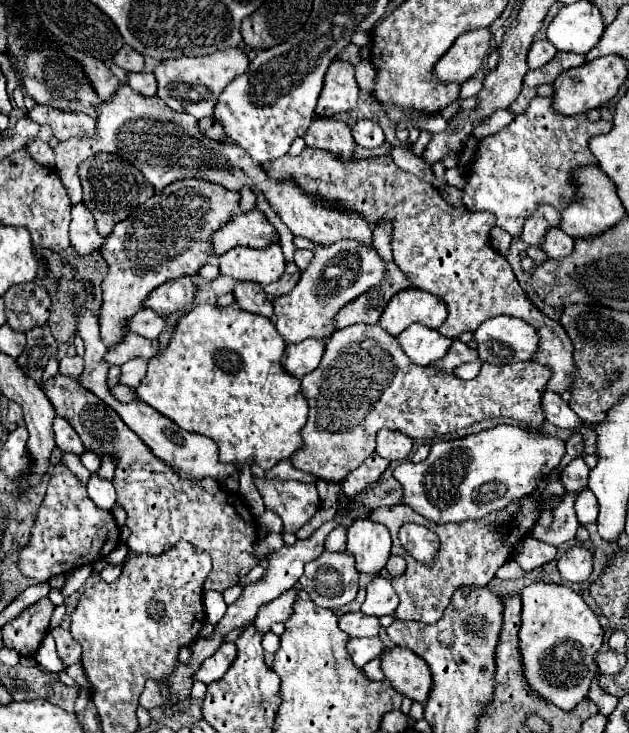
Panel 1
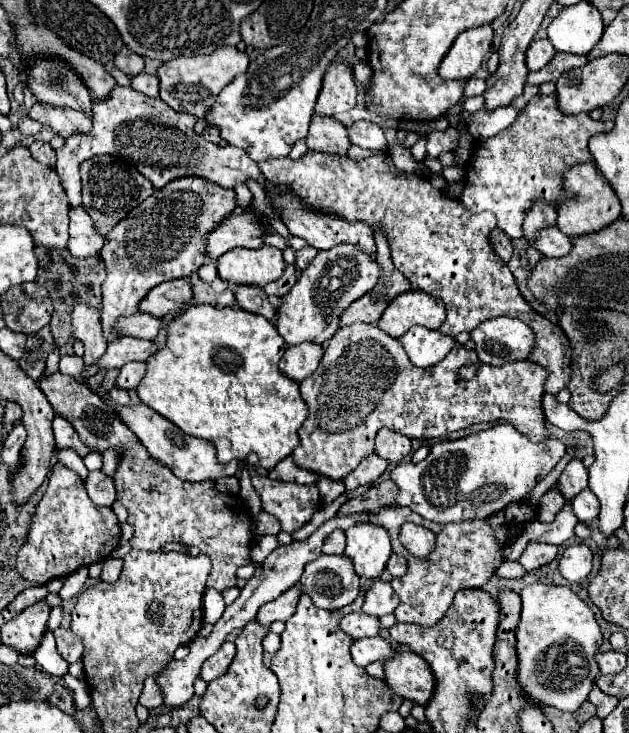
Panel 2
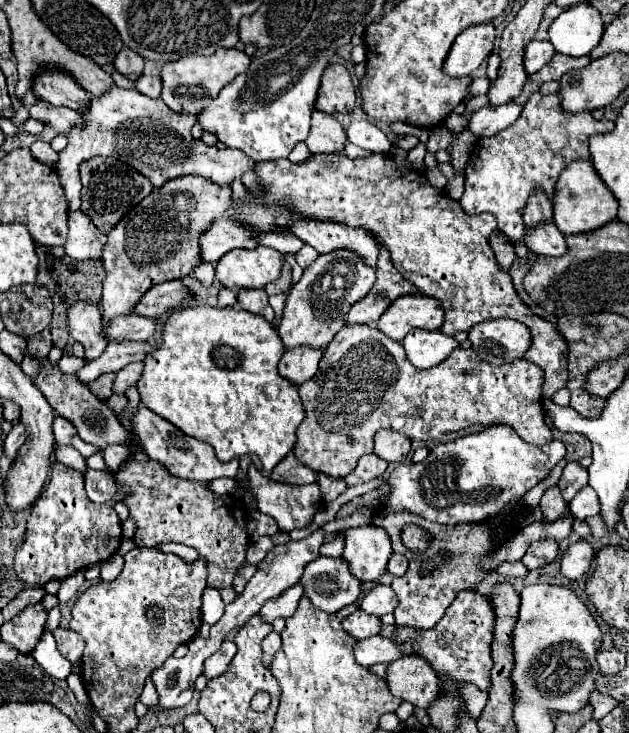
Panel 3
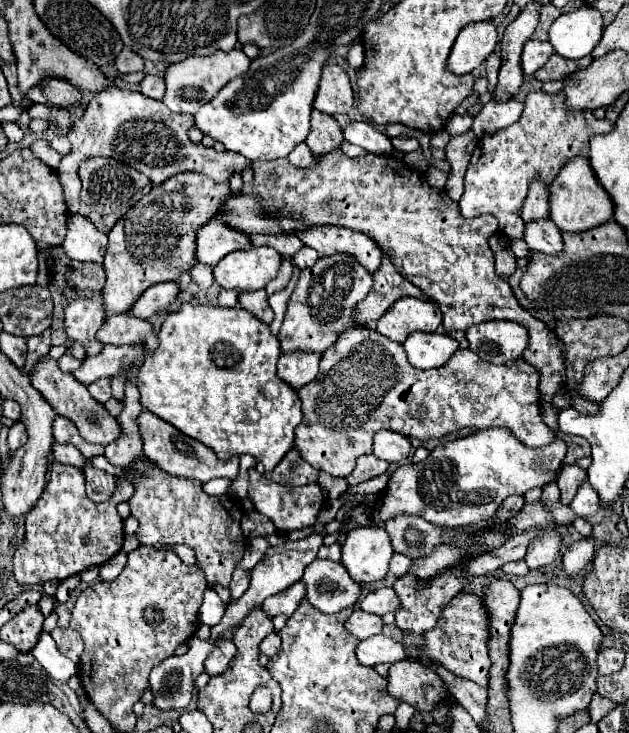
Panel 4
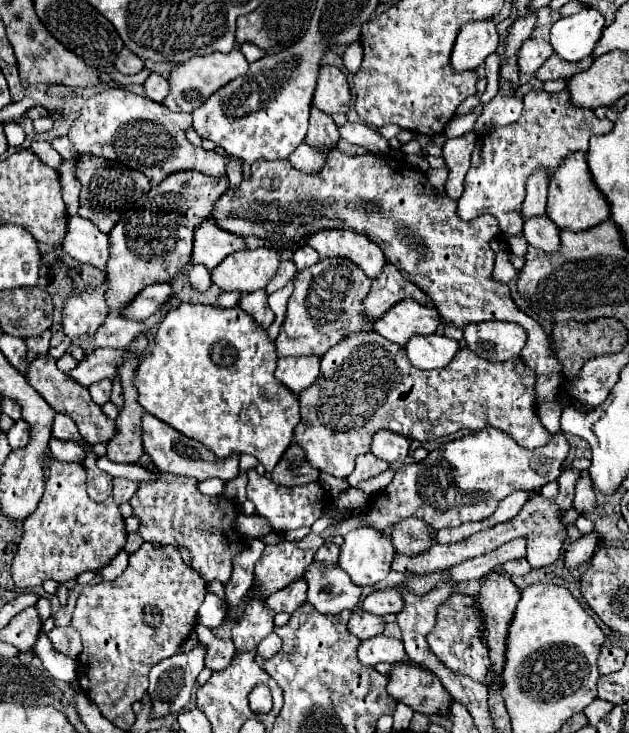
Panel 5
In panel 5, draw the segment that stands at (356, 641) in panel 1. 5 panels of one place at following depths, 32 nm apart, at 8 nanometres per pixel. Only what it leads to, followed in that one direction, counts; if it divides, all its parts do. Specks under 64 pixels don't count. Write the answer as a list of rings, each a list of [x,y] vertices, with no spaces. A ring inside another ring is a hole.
[[[384,634],[374,636],[370,640],[364,640],[358,648],[358,658],[362,664],[374,666],[378,662],[402,662],[406,660],[406,652],[404,652],[404,644],[398,638],[388,638]]]

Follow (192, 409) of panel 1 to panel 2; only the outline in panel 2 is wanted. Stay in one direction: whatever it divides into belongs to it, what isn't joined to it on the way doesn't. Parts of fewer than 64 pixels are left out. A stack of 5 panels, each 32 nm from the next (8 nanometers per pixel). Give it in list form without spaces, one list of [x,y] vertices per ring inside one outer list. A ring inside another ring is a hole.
[[[202,304],[202,306],[192,306],[188,310],[184,310],[180,316],[176,316],[168,326],[166,326],[166,346],[162,350],[158,350],[156,354],[150,356],[150,360],[146,362],[146,374],[144,378],[140,380],[138,384],[138,396],[140,400],[154,408],[154,412],[158,412],[160,416],[168,418],[170,422],[178,424],[182,432],[190,434],[190,436],[196,436],[196,438],[204,438],[204,440],[210,440],[214,446],[216,446],[216,452],[218,452],[218,460],[220,462],[230,462],[230,460],[244,460],[250,452],[254,452],[258,458],[260,458],[260,466],[264,470],[272,470],[280,460],[284,460],[288,454],[292,454],[292,450],[298,446],[298,428],[302,426],[304,418],[306,418],[306,404],[304,400],[300,398],[300,392],[298,392],[298,382],[290,380],[288,376],[284,376],[280,370],[278,370],[278,360],[280,356],[284,354],[286,350],[286,344],[284,340],[280,340],[280,334],[276,332],[274,324],[270,324],[264,316],[258,316],[258,314],[250,314],[246,310],[234,310],[234,308],[214,308],[210,304]]]

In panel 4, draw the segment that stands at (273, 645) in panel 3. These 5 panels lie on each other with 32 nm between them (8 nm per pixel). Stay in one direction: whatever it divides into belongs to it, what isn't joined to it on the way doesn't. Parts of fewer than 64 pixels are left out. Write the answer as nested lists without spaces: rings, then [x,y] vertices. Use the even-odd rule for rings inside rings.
[[[276,632],[268,634],[268,636],[260,642],[260,654],[268,656],[268,658],[272,658],[278,650],[280,650],[280,636],[278,636]]]

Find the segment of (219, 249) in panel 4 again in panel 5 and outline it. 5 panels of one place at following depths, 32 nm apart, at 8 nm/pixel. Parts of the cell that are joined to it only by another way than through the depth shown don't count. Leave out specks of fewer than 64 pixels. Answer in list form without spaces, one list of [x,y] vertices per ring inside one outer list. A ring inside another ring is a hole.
[[[204,220],[200,228],[196,228],[194,248],[192,248],[192,264],[202,264],[208,270],[216,268],[228,254],[246,250],[244,238],[224,232],[212,220]]]

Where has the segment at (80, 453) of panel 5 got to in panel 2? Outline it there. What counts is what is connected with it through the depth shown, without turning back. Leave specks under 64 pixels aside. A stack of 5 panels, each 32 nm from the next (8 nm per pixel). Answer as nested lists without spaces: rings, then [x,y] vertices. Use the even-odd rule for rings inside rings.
[[[62,448],[62,450],[58,450],[58,452],[56,452],[56,458],[58,458],[60,464],[68,466],[68,468],[74,470],[76,474],[80,474],[82,480],[86,480],[86,476],[88,476],[88,468],[84,466],[82,456],[78,456],[76,452],[72,452],[72,448]]]

